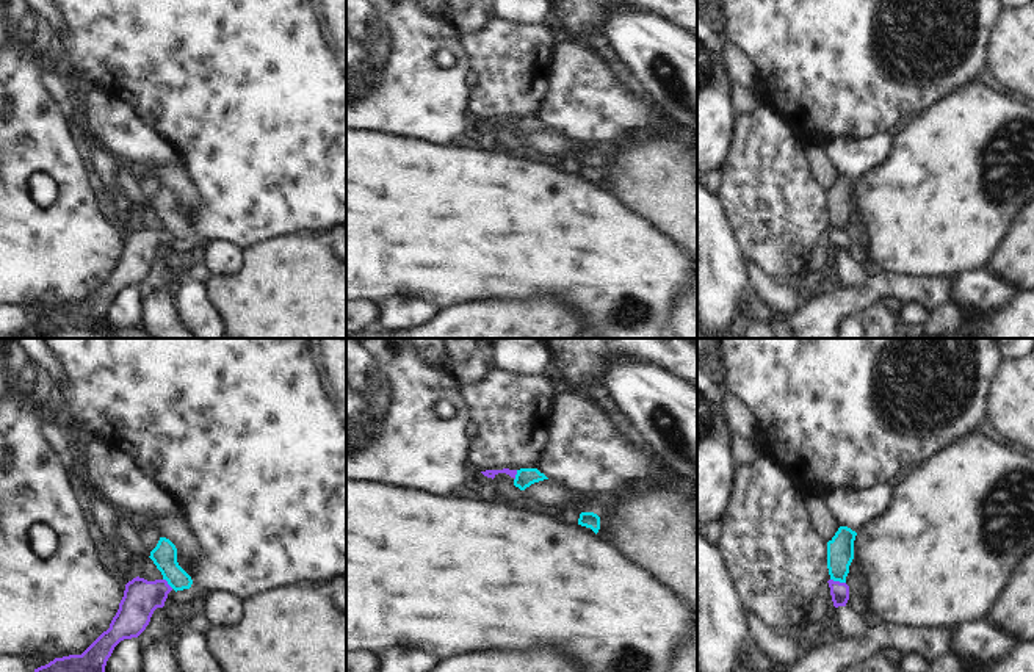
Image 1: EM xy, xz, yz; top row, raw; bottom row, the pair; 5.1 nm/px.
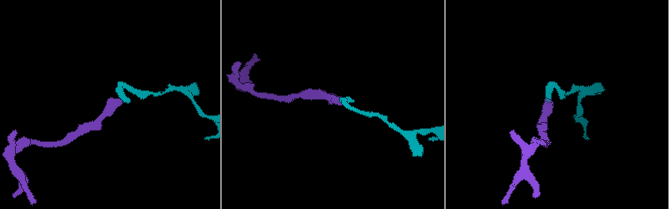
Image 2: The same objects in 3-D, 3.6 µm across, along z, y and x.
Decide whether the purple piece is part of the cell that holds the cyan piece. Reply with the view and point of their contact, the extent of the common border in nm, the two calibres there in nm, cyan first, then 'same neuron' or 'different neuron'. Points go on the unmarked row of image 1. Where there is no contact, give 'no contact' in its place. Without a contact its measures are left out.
yz (838, 229) | 80 nm | 140/100 nm | different neuron

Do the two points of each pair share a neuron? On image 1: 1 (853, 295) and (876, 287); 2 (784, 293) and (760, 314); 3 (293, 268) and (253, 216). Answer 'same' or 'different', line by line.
1: same
2: different
3: different

